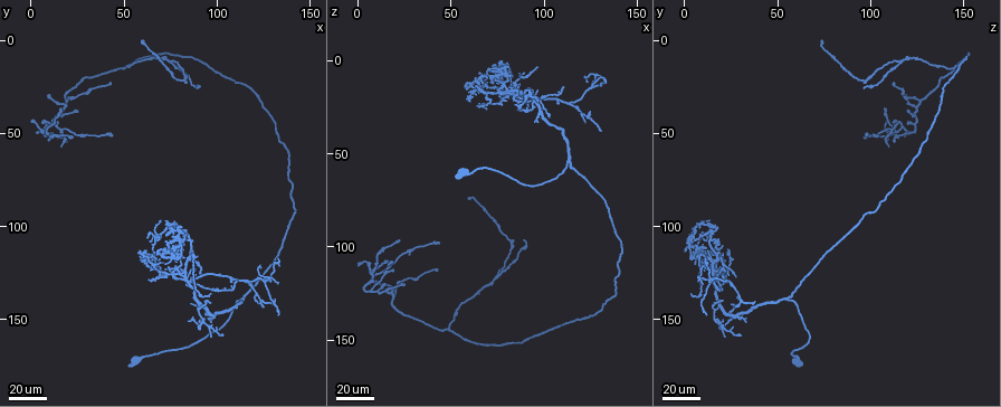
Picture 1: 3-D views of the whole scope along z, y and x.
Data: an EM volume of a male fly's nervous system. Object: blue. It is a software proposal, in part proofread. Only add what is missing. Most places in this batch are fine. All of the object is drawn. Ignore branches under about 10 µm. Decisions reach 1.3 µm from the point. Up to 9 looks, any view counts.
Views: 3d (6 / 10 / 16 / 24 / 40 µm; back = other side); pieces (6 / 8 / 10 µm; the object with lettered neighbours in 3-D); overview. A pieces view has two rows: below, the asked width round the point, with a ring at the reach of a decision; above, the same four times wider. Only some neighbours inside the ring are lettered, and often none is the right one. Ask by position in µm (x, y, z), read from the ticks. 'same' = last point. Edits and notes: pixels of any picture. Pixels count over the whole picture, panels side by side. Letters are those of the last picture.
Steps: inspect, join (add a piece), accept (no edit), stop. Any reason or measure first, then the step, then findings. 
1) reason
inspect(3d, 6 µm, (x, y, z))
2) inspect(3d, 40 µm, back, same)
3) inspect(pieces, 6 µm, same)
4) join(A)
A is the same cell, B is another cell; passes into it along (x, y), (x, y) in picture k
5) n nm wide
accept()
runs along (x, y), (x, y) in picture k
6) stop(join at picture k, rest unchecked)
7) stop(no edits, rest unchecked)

inspect(3d, 24 µm, (44, 22, 112))

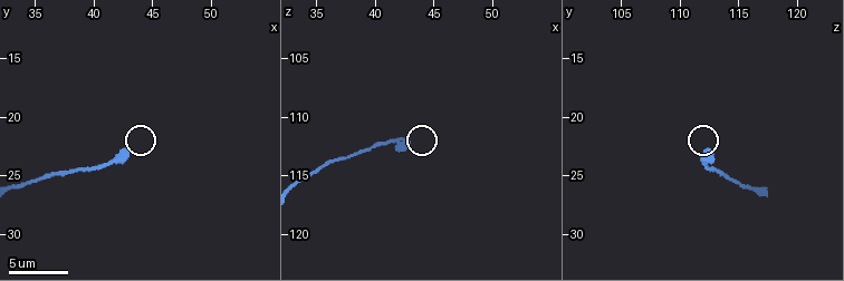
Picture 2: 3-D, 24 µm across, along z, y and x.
inspect(pieces, 6 µm, (42.8, 23.0, 112.6))

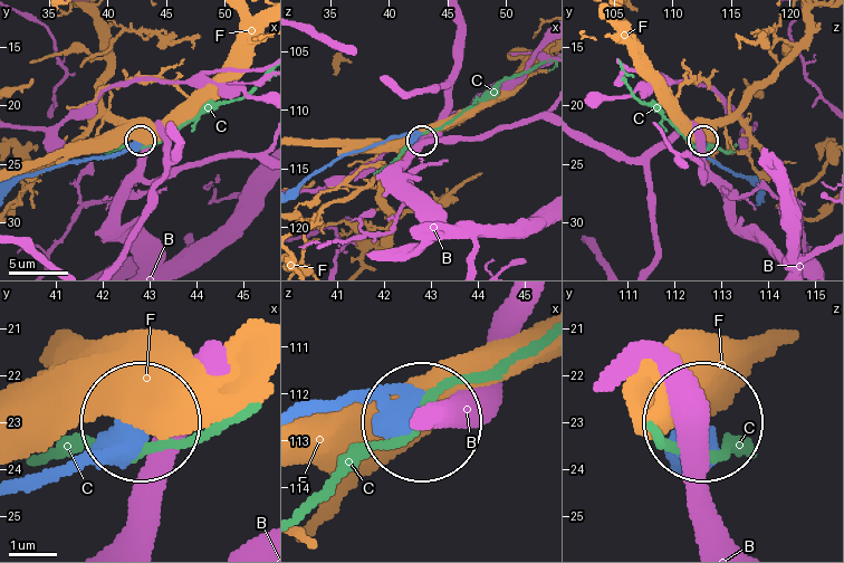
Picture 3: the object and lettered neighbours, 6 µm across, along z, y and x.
550 nm wide
accept()
B, C and F are other cells; runs along (18, 182), (66, 162), (121, 153), (140, 142) in picture 3; none of them fits

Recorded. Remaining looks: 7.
branch stops here
inspect(3d, 40 µm, (81, 107, 5))

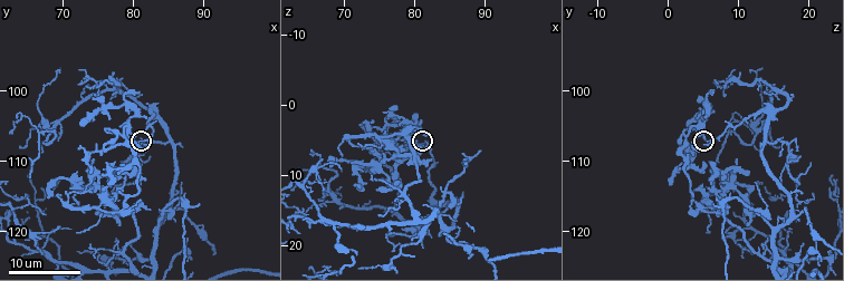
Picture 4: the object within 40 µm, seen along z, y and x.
see the neighbours
inspect(pieces, 8 µm, (82.0, 108.5, 4.0))

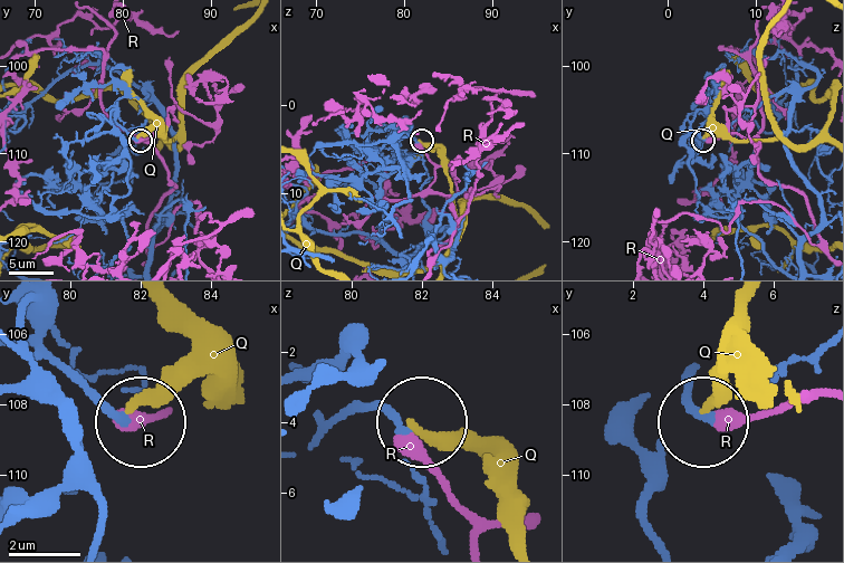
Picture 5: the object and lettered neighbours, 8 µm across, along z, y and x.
accept()
Q and R are other cells; runs along (342, 420), (370, 411), (411, 430) in picture 5; no lettered piece goes on from it

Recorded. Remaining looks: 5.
an open end
inspect(3d, 24 µm, (74.0, 111.5, 2.5))

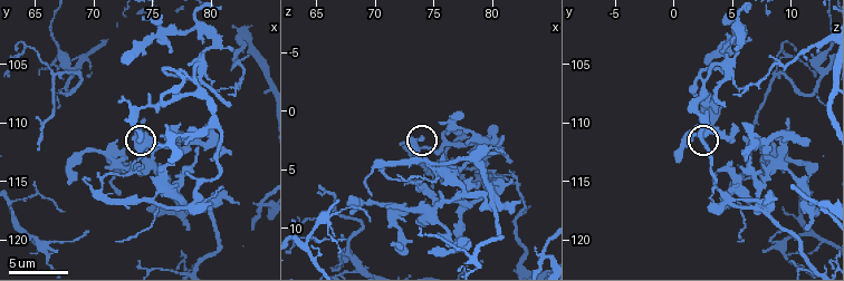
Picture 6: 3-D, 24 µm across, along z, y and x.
inspect(pieces, 8 µm, (73.8, 111.4, 2.6))

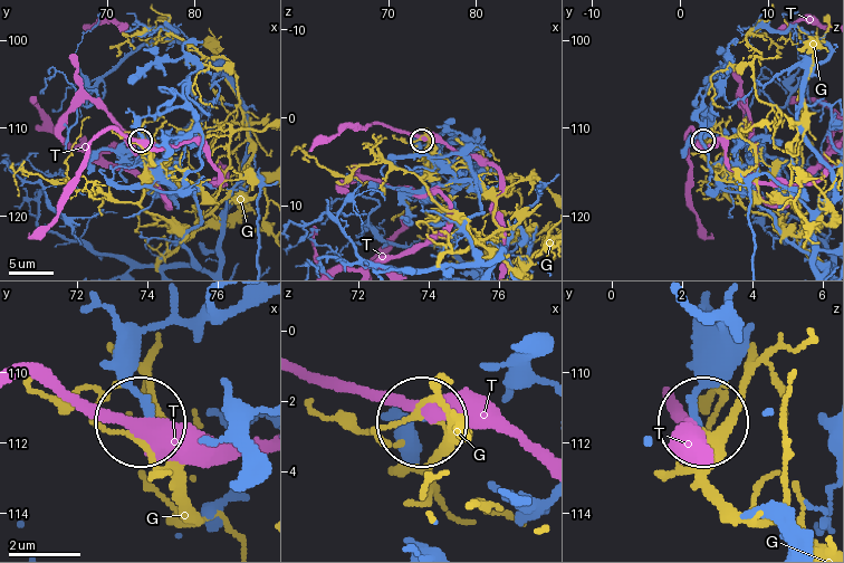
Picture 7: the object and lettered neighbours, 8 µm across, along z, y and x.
accept()
G and T are other cells; runs along (193, 171), (203, 135), (188, 110), (145, 116), (141, 140) in picture 7; none of them fits

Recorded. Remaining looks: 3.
branch stops here
inspect(pieces, 8 µm, (77.8, 119.0, 11.2))

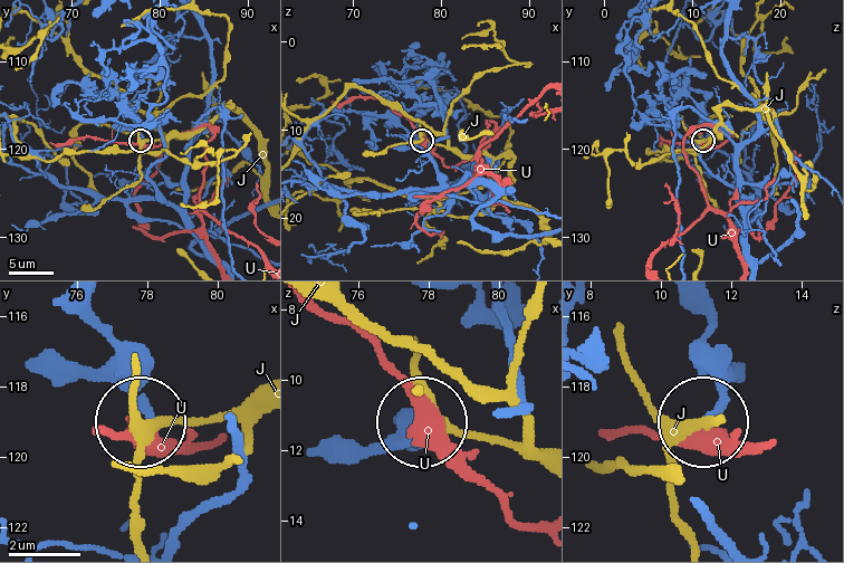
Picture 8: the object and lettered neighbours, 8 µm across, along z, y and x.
accept()
J and U are other cells; runs along (700, 306), (719, 388), (703, 420) in picture 8; none of them fits

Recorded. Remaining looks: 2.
stop(no edits, rest unchecked)

